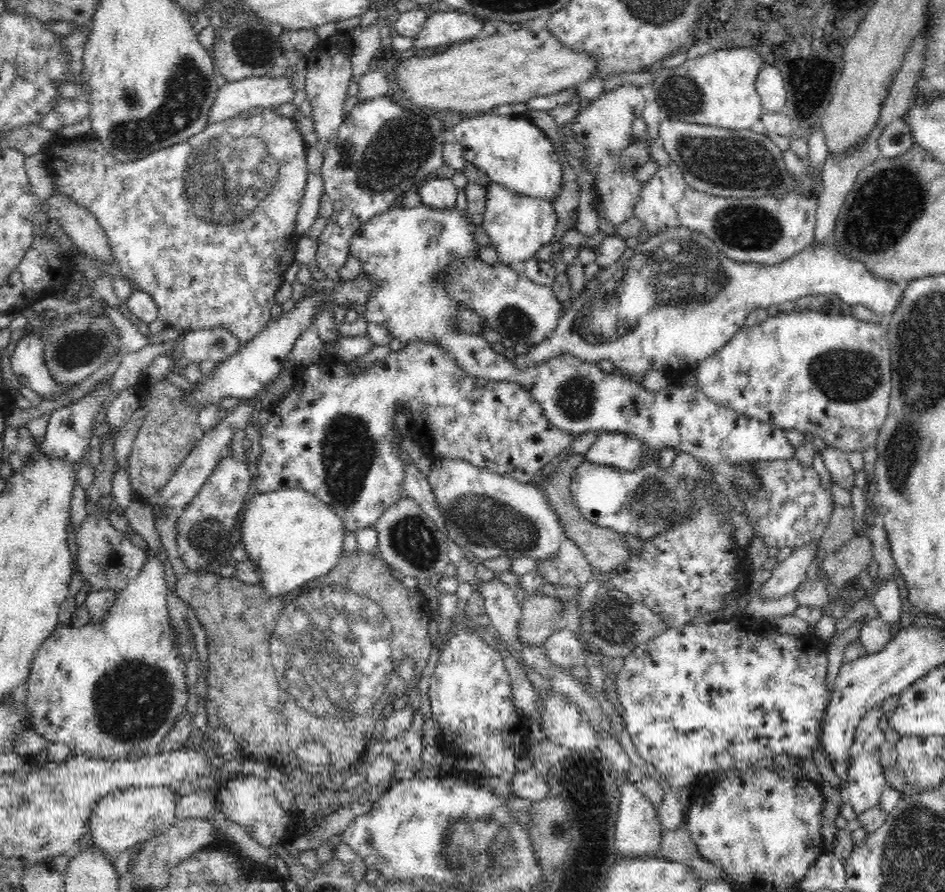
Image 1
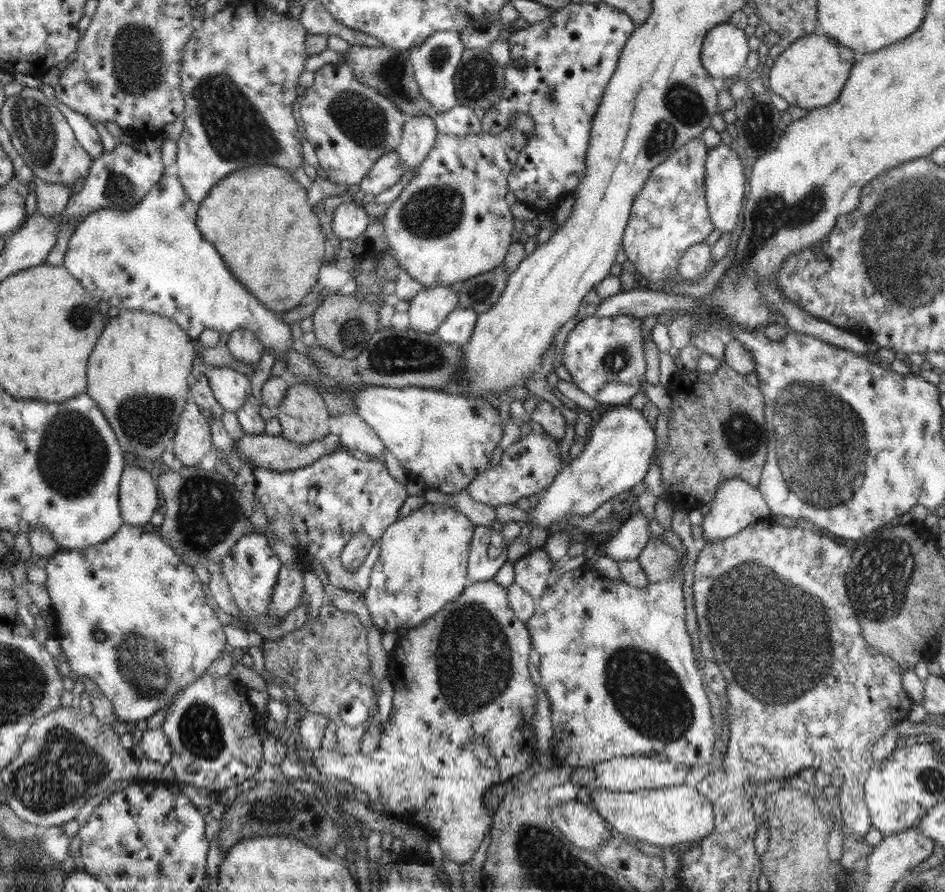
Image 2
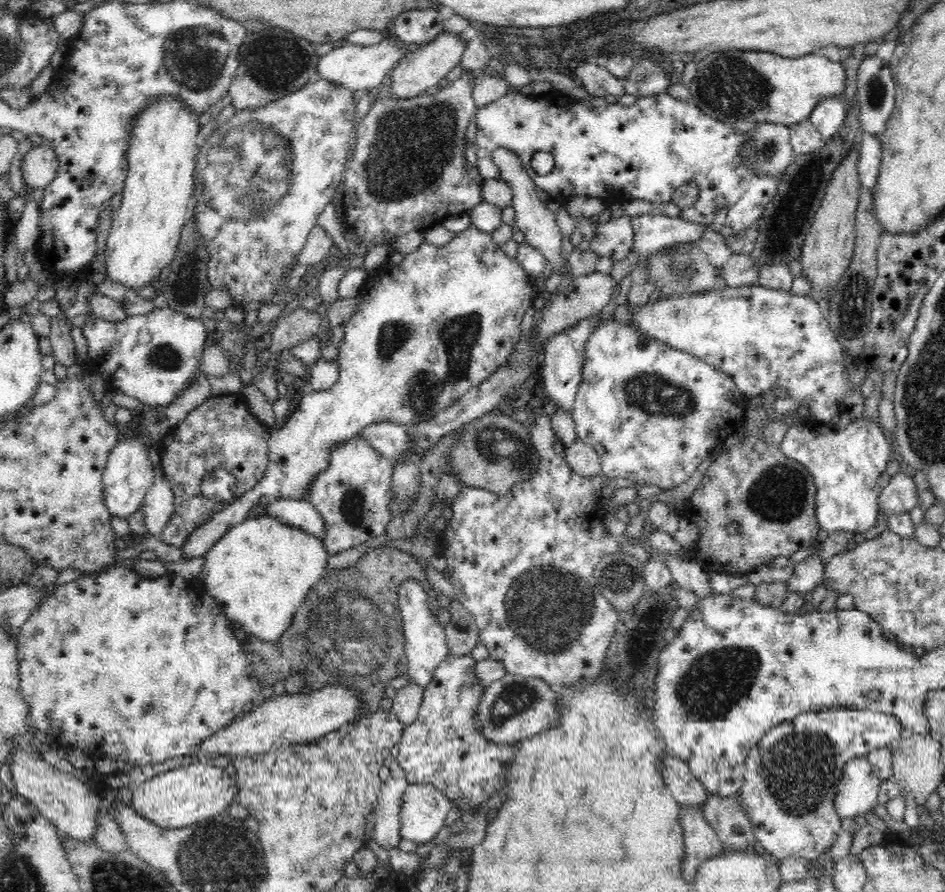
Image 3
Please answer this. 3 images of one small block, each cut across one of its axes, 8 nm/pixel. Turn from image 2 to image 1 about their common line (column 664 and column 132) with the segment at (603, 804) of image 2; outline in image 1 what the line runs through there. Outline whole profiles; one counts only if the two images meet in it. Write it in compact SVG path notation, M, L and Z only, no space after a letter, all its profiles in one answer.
M130 787L104 796L92 809L86 840L106 856L117 856L175 824L176 787Z

